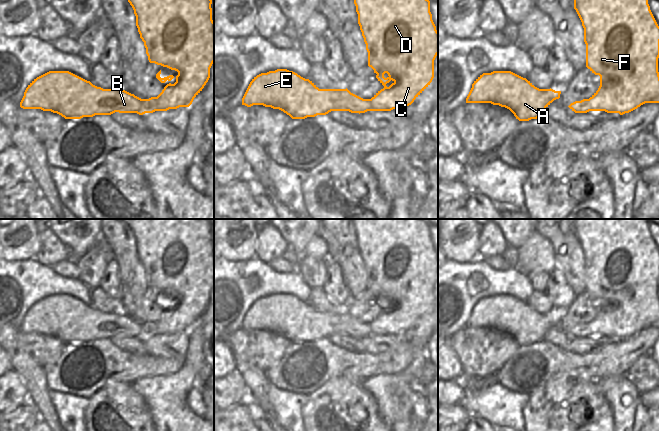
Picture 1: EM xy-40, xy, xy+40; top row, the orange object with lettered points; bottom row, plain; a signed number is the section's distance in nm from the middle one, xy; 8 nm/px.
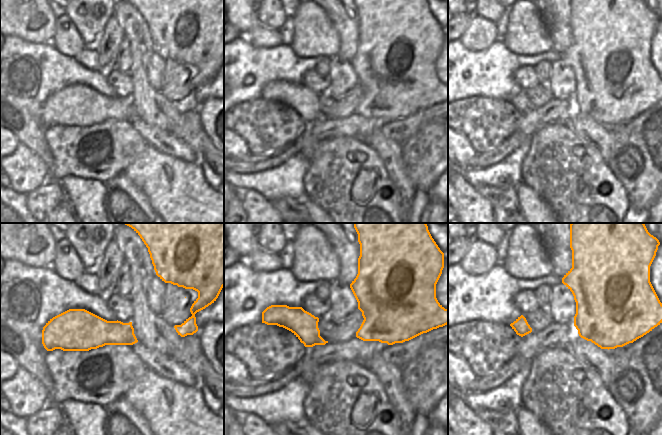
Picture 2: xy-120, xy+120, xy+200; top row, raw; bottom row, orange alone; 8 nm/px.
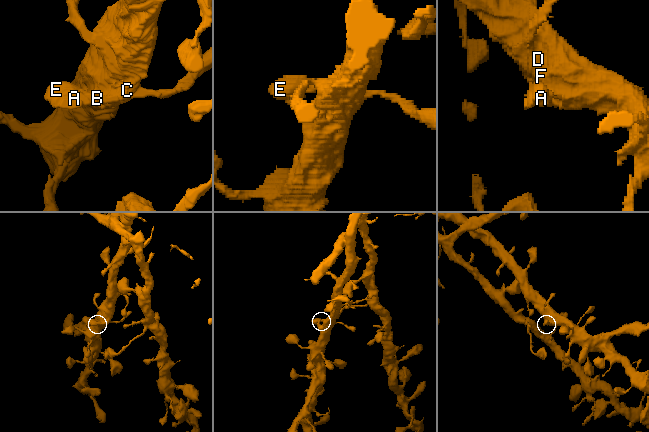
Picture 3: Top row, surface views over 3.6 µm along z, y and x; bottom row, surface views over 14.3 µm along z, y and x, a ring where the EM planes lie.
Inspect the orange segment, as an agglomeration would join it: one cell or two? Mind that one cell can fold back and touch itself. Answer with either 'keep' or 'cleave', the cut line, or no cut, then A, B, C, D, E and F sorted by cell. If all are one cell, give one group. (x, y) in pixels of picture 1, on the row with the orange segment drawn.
keep; no cut; A B C D E F

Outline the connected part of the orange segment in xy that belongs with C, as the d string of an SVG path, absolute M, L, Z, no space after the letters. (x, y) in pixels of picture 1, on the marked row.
M354 0L358 14L358 24L368 52L368 66L376 73L376 78L384 86L371 99L363 99L346 89L319 89L312 81L293 71L277 69L261 73L250 82L242 105L251 107L263 105L279 109L292 119L305 119L317 115L326 115L331 111L349 111L365 113L367 111L391 111L404 109L430 85L434 78L434 60L438 55L438 31L432 20L429 0Z

